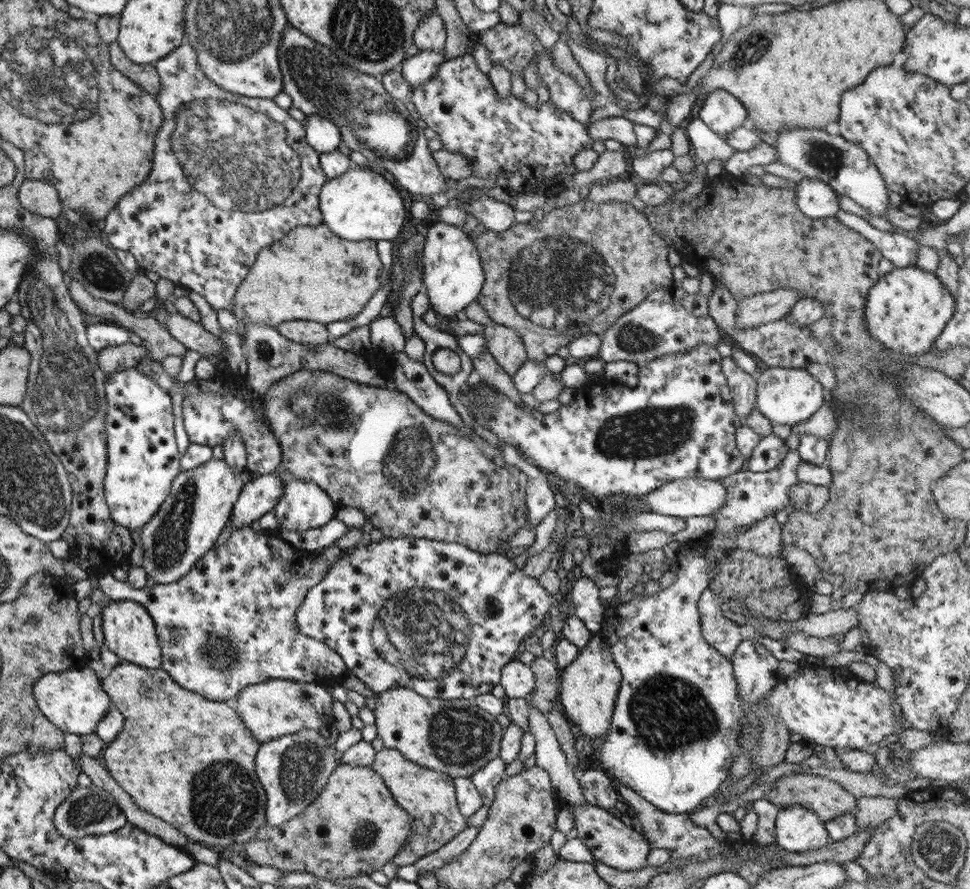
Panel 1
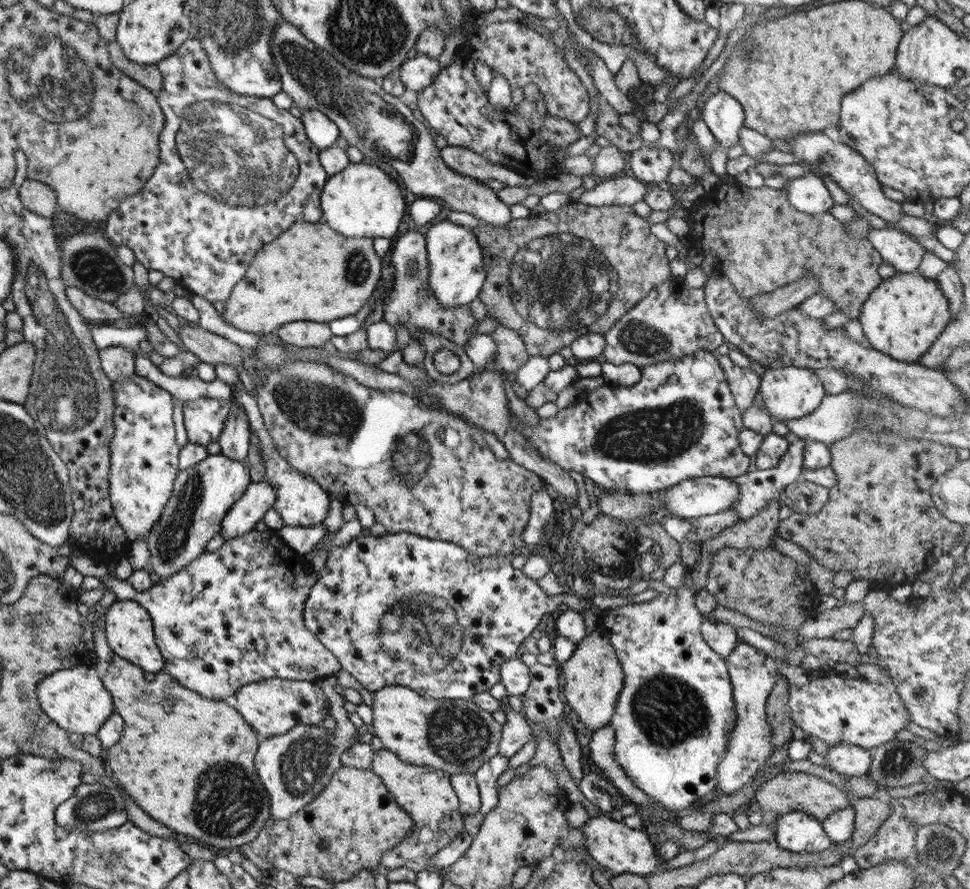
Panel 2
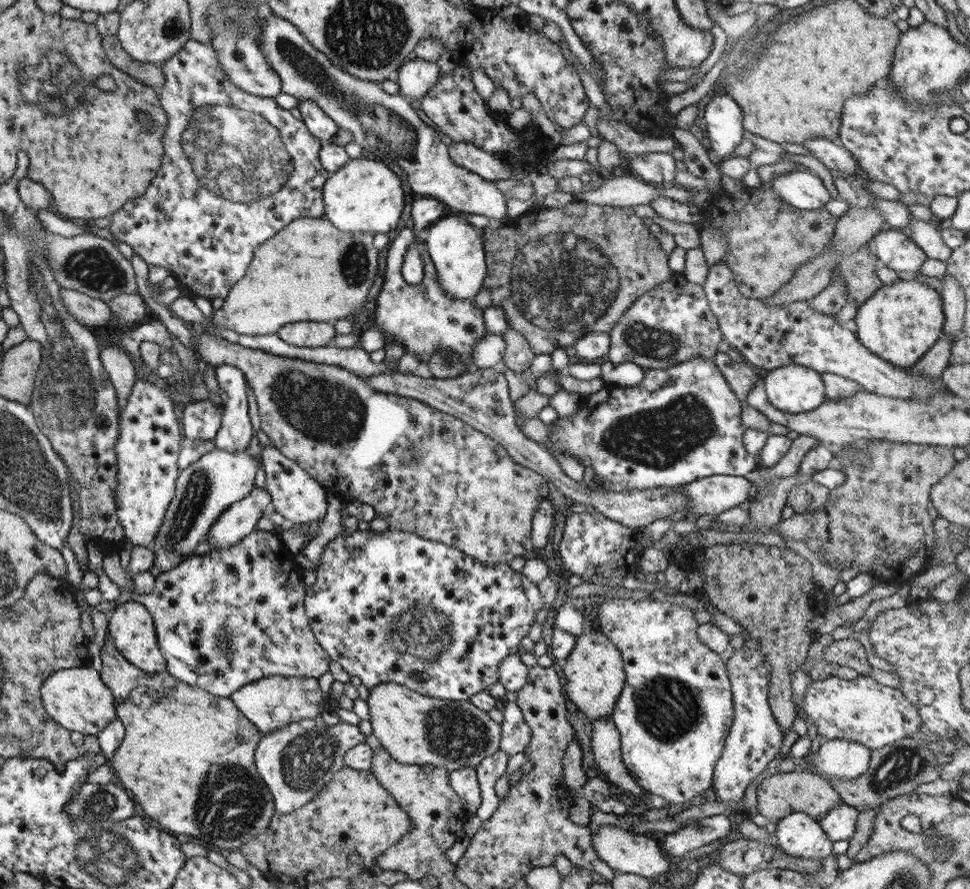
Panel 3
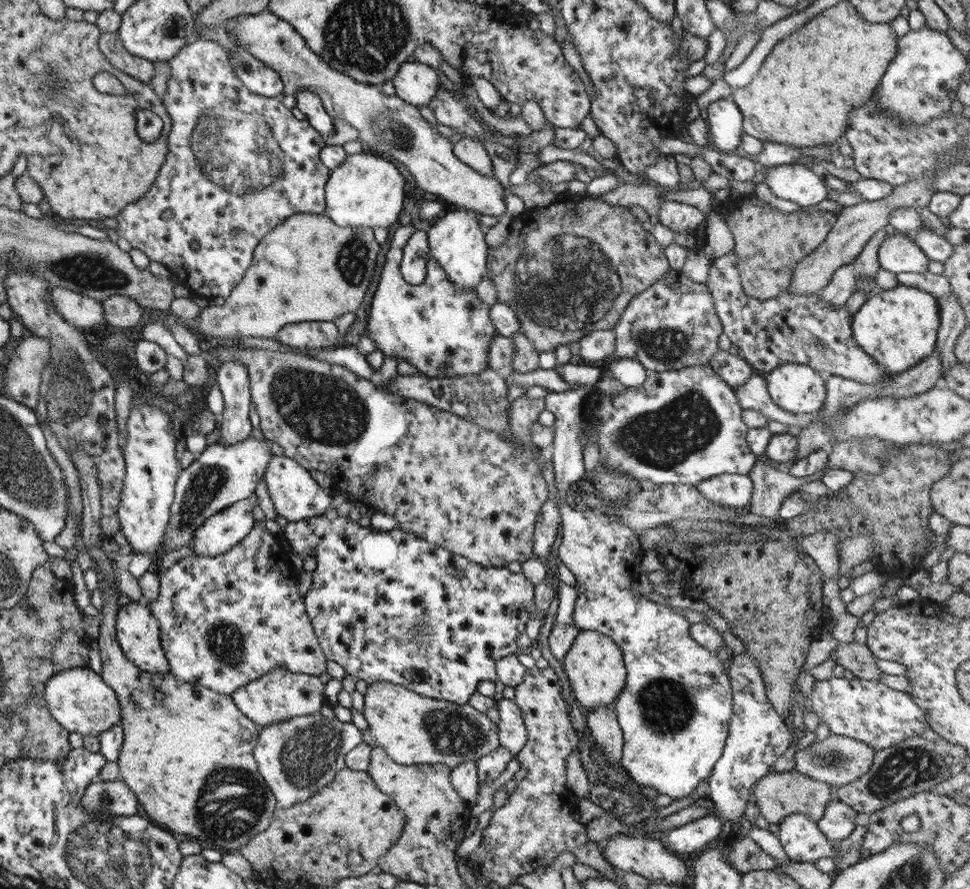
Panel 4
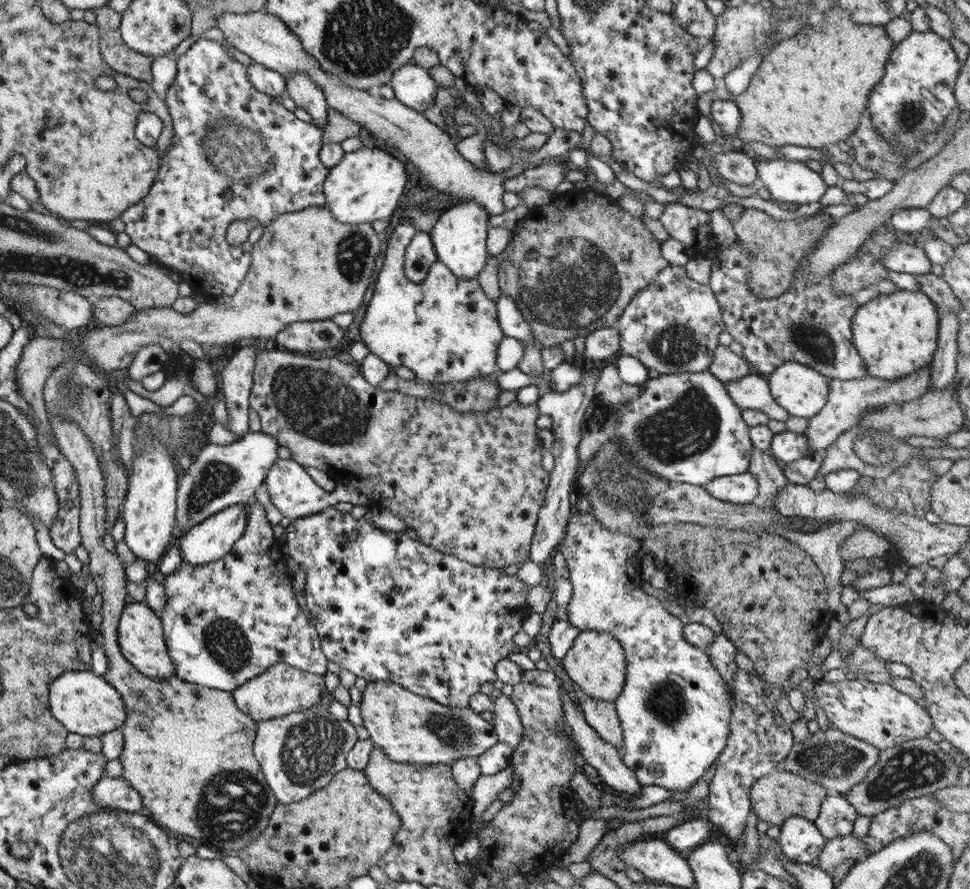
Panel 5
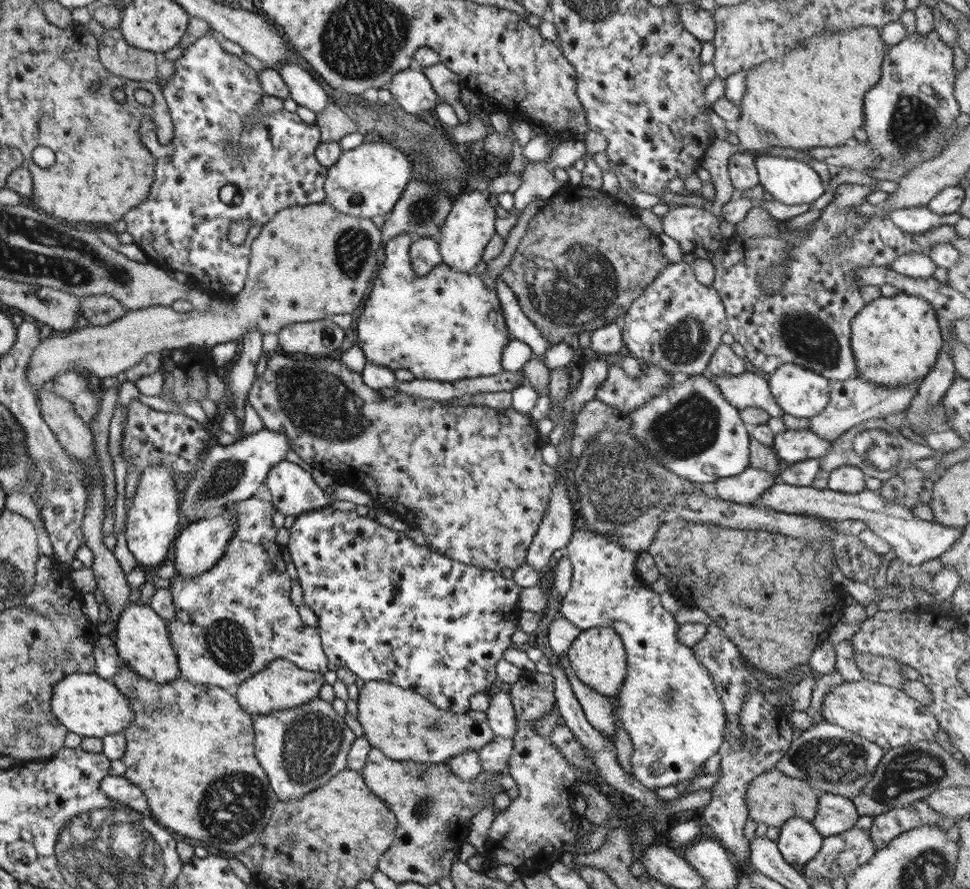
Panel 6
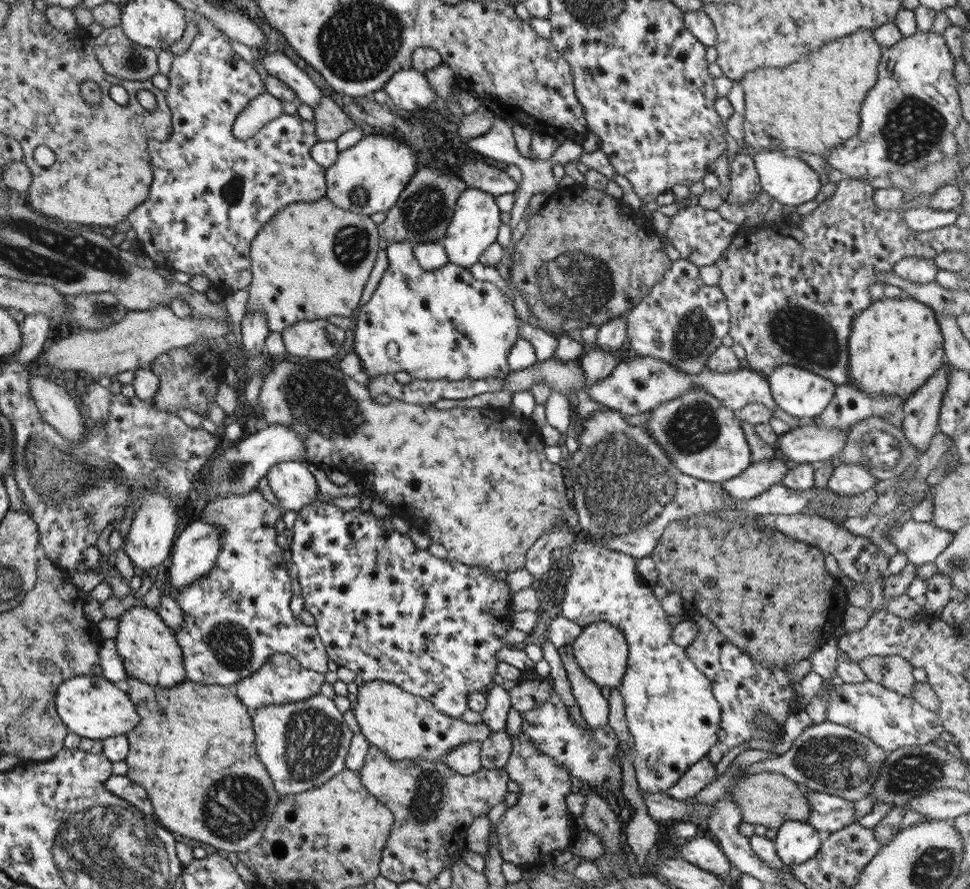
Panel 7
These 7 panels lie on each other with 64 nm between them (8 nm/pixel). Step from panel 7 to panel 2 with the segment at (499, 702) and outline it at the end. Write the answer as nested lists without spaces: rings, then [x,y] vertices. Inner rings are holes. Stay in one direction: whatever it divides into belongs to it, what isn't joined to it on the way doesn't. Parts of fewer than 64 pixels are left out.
[[[504,706],[503,709],[505,722],[500,726],[498,754],[509,759],[515,752],[521,750],[523,744],[532,740],[533,736],[525,718],[510,709],[509,706]]]

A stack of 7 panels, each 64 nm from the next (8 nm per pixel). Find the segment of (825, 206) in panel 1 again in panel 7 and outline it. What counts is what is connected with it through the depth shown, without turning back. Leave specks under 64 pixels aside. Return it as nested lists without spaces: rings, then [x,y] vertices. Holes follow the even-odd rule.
[[[773,150],[753,152],[751,154],[754,162],[761,191],[769,195],[771,199],[777,200],[781,205],[797,206],[803,202],[813,201],[819,191],[819,177],[807,163],[799,159],[792,151]]]

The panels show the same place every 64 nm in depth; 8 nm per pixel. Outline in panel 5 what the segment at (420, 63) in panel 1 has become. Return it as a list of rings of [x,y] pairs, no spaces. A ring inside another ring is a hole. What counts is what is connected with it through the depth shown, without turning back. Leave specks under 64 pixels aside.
[[[407,63],[395,70],[387,82],[395,100],[419,113],[433,105],[437,88],[426,70],[423,66]]]

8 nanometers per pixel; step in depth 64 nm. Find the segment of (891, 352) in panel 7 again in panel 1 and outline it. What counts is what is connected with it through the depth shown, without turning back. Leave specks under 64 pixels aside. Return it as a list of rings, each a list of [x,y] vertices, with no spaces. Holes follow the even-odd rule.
[[[916,265],[894,267],[891,272],[878,275],[877,282],[866,294],[863,309],[866,332],[886,350],[901,358],[923,355],[952,317],[954,302],[954,297],[934,273],[922,271]]]

